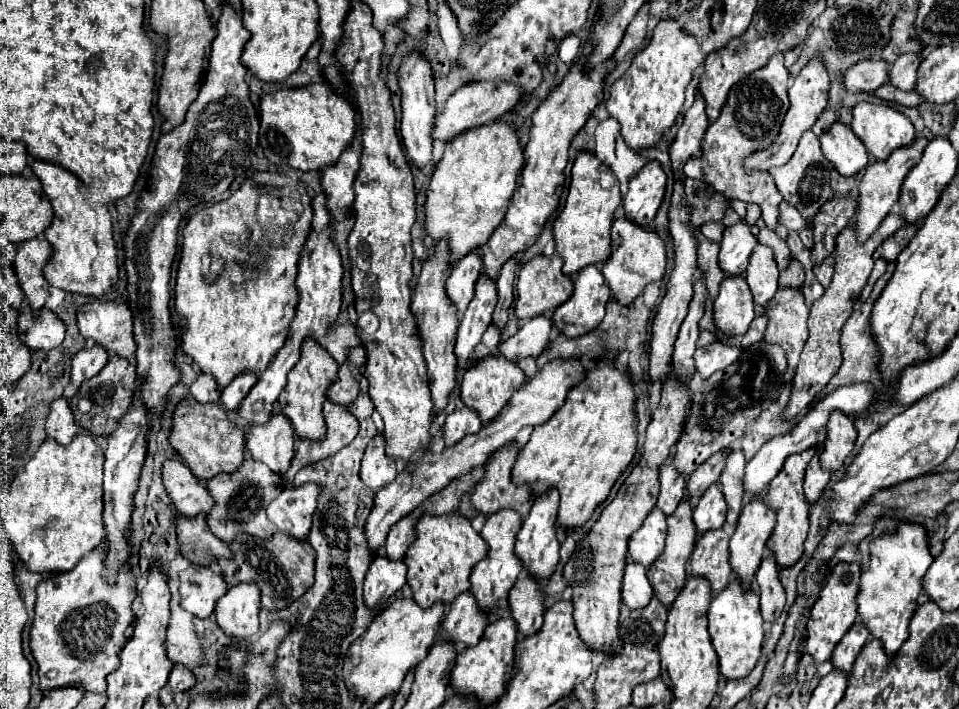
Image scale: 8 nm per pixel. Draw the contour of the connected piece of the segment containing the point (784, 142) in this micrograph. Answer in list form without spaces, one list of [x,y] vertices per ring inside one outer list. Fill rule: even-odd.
[[[814,56],[800,70],[800,74],[794,78],[794,82],[792,82],[792,86],[788,90],[788,94],[790,94],[790,108],[786,112],[786,118],[782,122],[782,130],[780,130],[778,138],[774,140],[774,144],[770,148],[760,150],[760,152],[754,152],[750,158],[746,158],[744,160],[746,170],[768,170],[772,166],[786,164],[792,158],[792,154],[794,154],[794,150],[798,146],[800,136],[814,126],[814,122],[818,120],[818,116],[828,106],[828,90],[830,90],[830,74],[826,70],[826,64],[822,62],[820,56]]]

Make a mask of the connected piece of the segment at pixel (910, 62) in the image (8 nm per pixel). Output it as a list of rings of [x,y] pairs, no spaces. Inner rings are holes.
[[[914,52],[900,54],[894,64],[890,64],[890,84],[900,88],[900,90],[914,90],[916,82],[916,72],[920,66],[922,58]]]

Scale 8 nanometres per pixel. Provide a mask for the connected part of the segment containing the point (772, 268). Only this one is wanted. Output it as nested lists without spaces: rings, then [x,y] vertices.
[[[762,244],[754,248],[750,264],[746,268],[746,282],[758,306],[764,306],[774,298],[778,292],[778,266],[772,248]]]

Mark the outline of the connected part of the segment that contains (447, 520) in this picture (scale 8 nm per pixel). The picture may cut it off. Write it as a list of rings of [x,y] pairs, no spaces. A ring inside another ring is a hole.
[[[424,514],[416,526],[416,542],[410,544],[404,564],[408,566],[408,584],[414,592],[414,600],[422,608],[430,608],[434,602],[450,604],[458,594],[470,590],[470,570],[472,566],[486,556],[488,546],[484,538],[472,528],[470,520],[456,514],[432,516]]]

